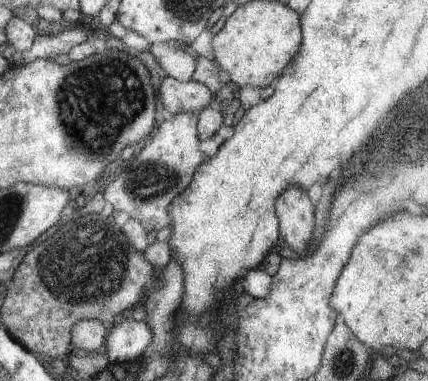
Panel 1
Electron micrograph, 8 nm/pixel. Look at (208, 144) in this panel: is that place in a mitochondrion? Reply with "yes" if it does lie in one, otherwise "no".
no

